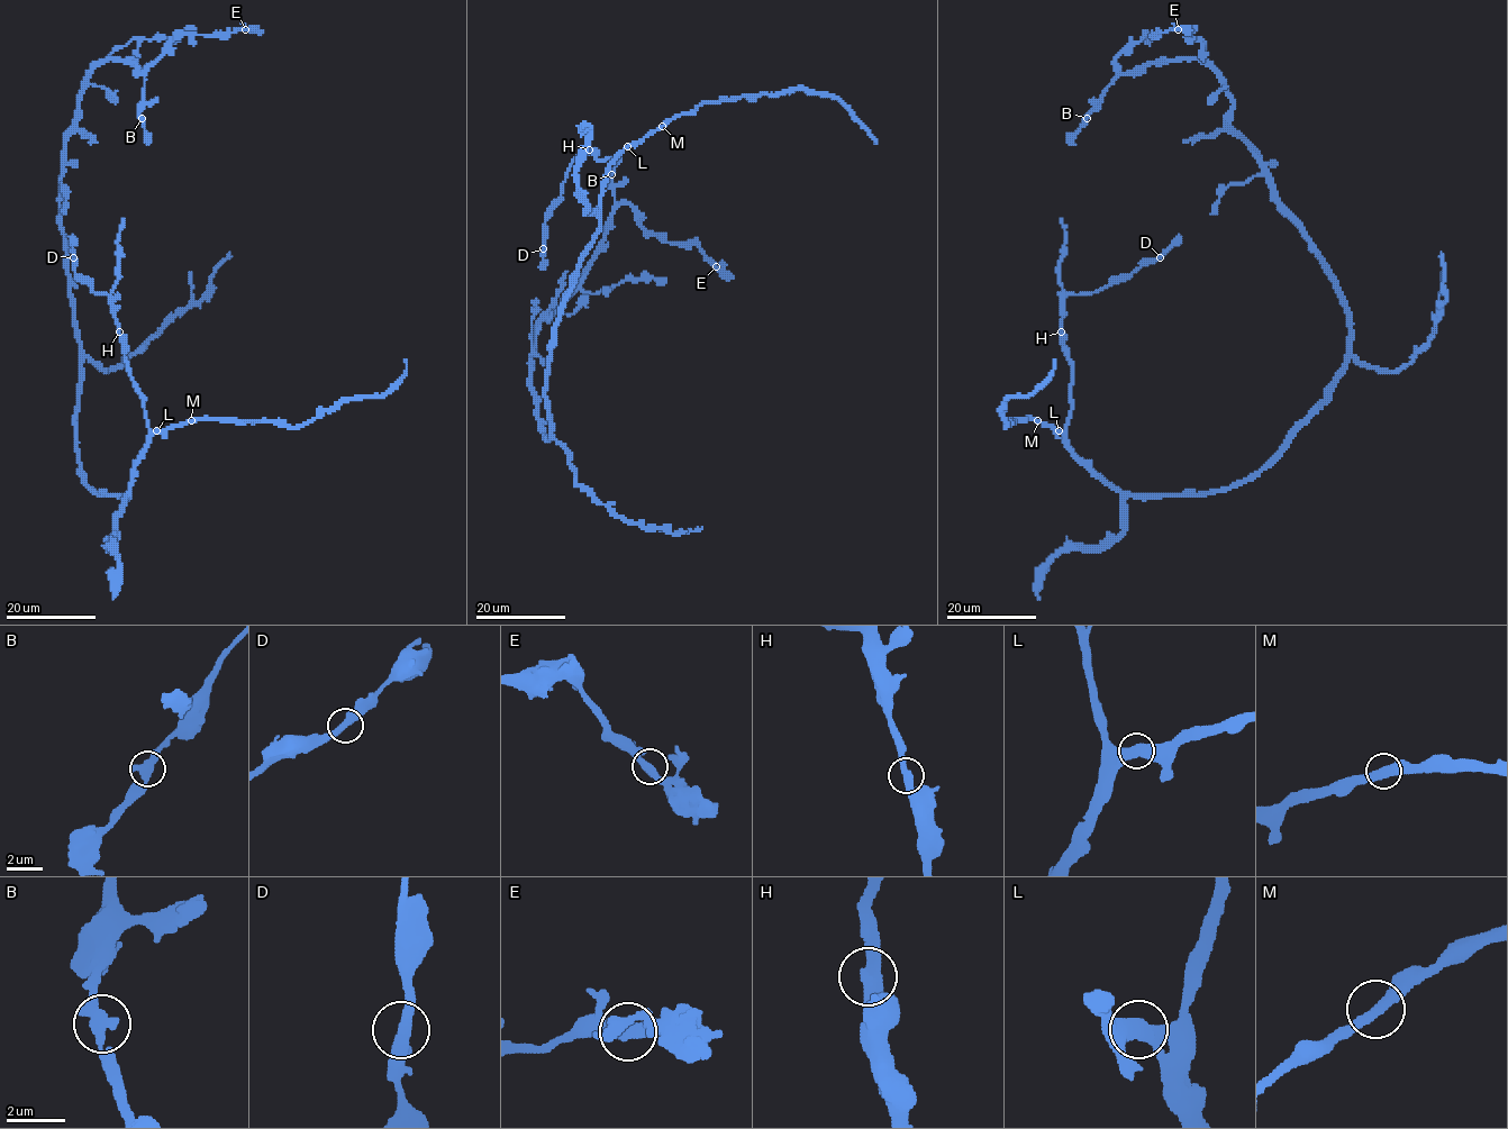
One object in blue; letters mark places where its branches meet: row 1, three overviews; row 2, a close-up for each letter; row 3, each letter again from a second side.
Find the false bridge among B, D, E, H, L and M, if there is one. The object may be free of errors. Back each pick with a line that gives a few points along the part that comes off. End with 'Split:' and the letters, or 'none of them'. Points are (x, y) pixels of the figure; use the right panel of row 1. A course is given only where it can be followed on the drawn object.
Split: none of them

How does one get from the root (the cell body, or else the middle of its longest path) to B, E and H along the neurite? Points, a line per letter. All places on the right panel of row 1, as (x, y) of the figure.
B: (1328, 398), (1348, 351), (1344, 299), (1231, 126), (1226, 83), (1197, 60), (1156, 61), (1120, 74), (1087, 118)
E: (1328, 398), (1348, 351), (1344, 299), (1231, 126), (1226, 83), (1197, 60), (1117, 66), (1145, 34), (1178, 29)
H: (1328, 398), (1264, 465), (1229, 486), (1182, 494), (1120, 493), (1075, 454), (1066, 438), (1072, 363), (1062, 331)

